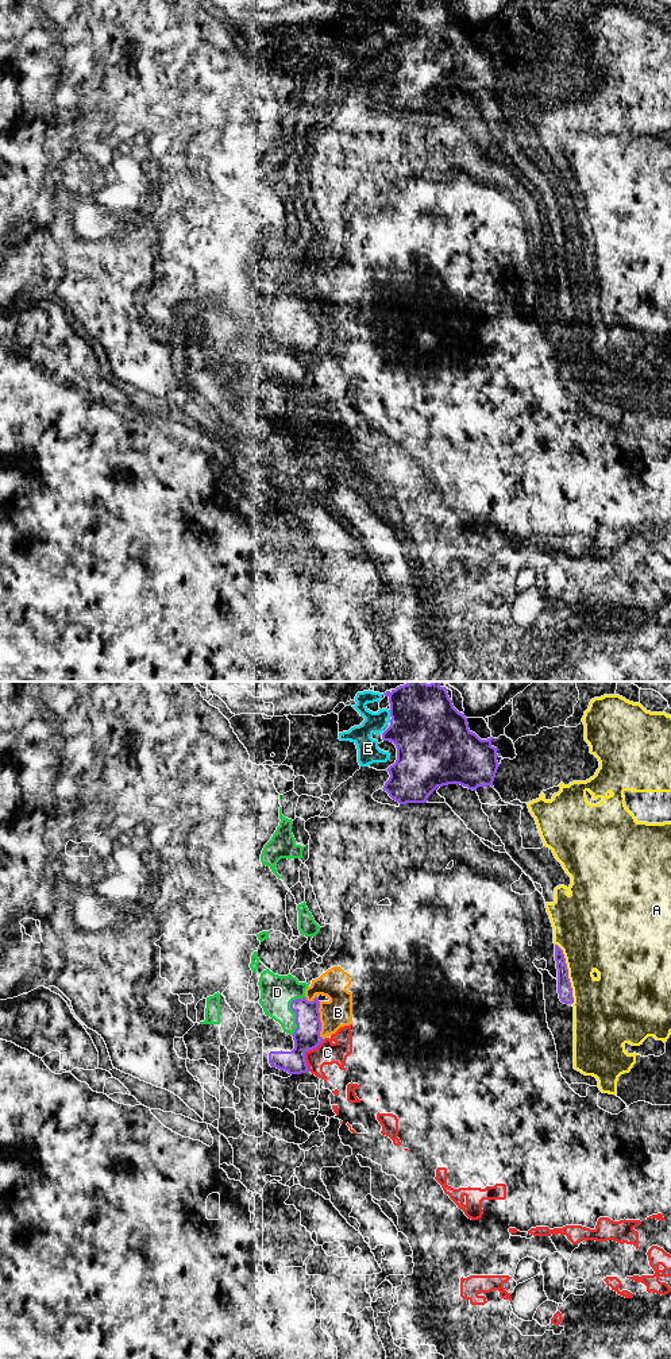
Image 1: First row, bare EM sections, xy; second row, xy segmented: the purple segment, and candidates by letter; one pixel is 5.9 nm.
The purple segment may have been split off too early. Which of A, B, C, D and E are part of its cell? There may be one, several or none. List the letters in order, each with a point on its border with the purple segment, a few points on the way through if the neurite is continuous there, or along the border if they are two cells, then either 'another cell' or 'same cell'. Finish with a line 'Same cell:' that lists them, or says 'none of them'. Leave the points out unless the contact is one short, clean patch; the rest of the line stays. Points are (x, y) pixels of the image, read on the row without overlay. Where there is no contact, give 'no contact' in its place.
A: xy (567, 282) | another cell
B: xy (319, 329) | along xy (319, 311), (320, 346), (323, 348) | another cell
C: xy (305, 361) | along xy (324, 348), (305, 362), (307, 379) | another cell
D: xy (293, 320) | same cell
E: xy (390, 22) | same cell
Same cell: D, E

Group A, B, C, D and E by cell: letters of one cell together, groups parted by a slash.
A / B C / D E

